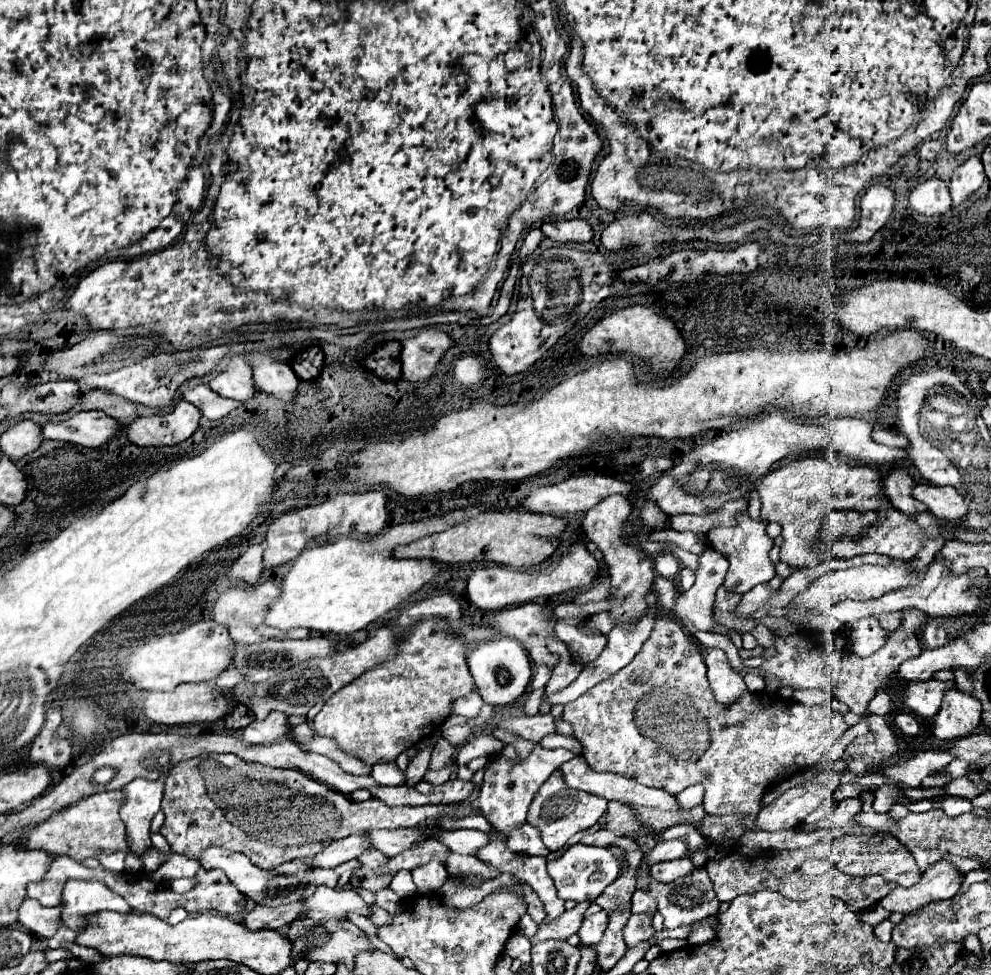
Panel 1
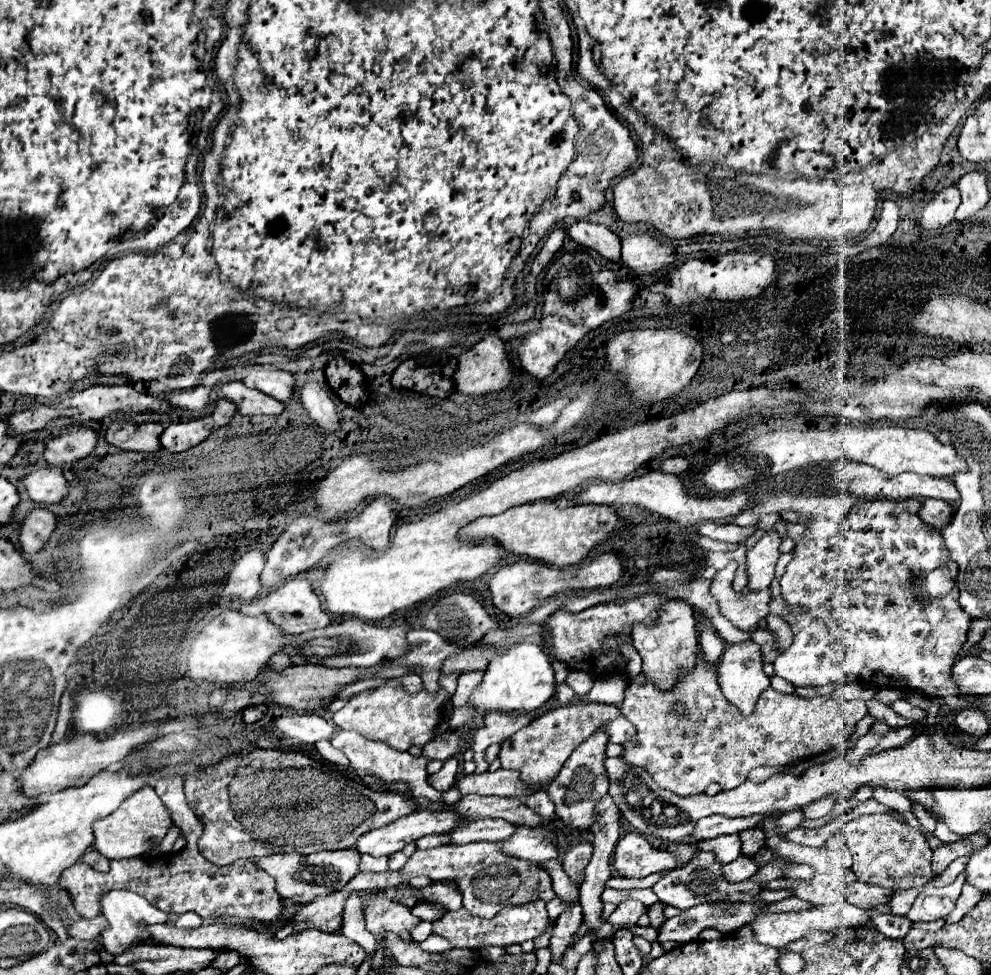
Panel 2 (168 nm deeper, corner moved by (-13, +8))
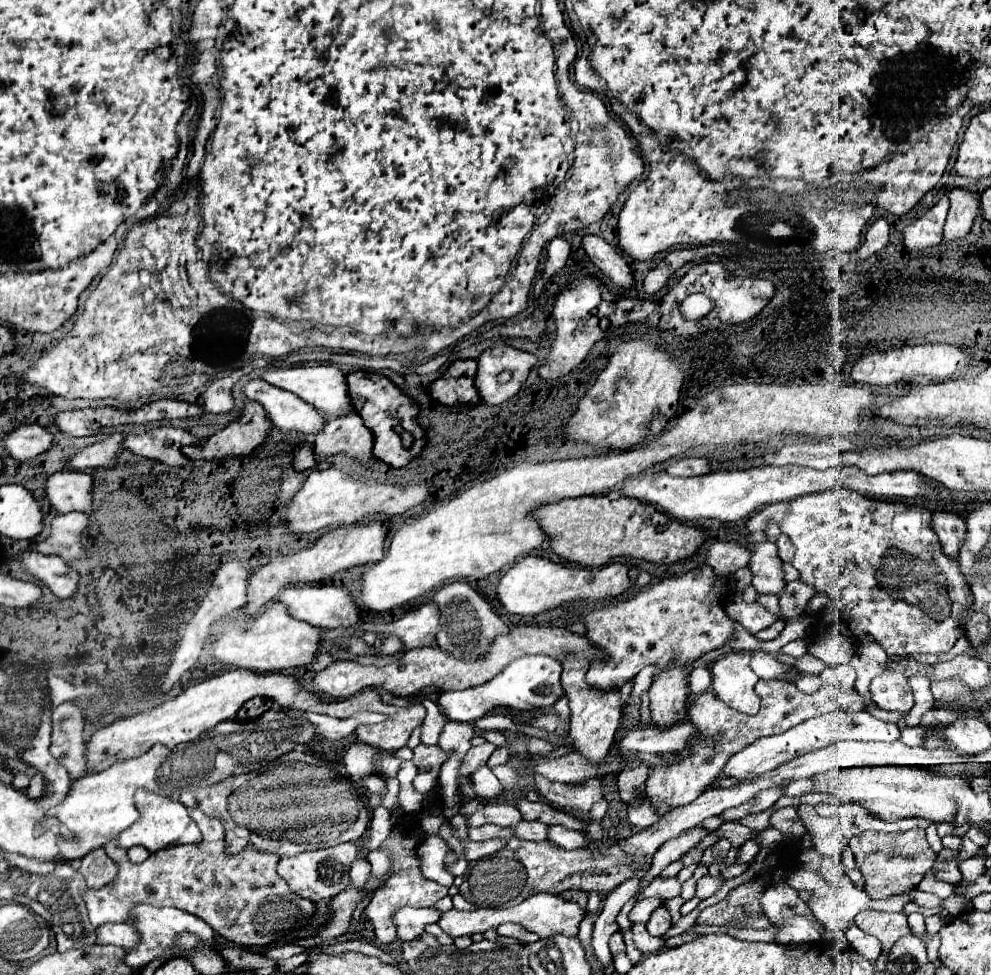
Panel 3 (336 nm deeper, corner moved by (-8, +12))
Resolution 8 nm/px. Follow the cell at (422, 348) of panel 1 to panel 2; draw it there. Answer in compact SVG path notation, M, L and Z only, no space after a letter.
M488 335L476 347L466 351L458 359L458 369L454 373L456 389L462 395L476 395L476 397L498 393L498 391L506 389L512 383L512 379L514 379L514 369L512 369L512 363L508 359L508 353L504 349L504 341L498 335Z

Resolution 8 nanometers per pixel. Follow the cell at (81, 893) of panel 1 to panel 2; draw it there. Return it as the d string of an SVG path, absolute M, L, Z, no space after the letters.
M110 891L110 893L102 895L100 903L102 903L102 913L104 913L104 917L110 923L110 927L102 933L102 945L112 955L120 955L120 953L128 951L134 945L150 943L152 935L148 935L146 927L154 925L154 923L166 923L166 921L170 921L168 913L164 913L158 907L150 905L144 897L140 897L140 895L132 893L132 891Z

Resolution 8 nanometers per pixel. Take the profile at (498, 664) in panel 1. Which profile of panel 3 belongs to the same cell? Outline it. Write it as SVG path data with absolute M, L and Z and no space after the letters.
M523 655L507 663L503 671L499 671L493 679L473 685L459 691L445 691L439 695L439 703L445 707L445 715L451 721L459 723L475 723L477 719L485 717L497 707L511 707L517 711L531 711L531 709L543 709L551 707L561 695L561 663L557 659L551 659L547 655Z

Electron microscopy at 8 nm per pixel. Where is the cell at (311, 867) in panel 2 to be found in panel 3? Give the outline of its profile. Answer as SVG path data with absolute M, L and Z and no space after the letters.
M343 843L339 847L305 851L295 857L283 857L277 865L277 873L285 879L289 889L299 897L311 901L323 901L331 899L331 895L337 895L339 891L343 891L343 887L349 885L349 867L355 859L357 859L357 847L353 843Z

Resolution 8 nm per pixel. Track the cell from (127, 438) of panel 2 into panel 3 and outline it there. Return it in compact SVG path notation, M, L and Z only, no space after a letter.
M157 427L145 433L127 433L123 439L123 447L133 451L135 455L159 459L161 463L181 467L189 459L181 453L183 445L195 445L199 443L197 437L183 429L175 427Z

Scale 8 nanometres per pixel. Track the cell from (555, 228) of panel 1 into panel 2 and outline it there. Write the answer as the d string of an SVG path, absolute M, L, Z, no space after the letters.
M578 221L578 223L568 227L568 235L576 243L596 251L598 255L606 257L608 261L614 261L614 263L620 261L620 239L610 229L606 229L604 225Z

